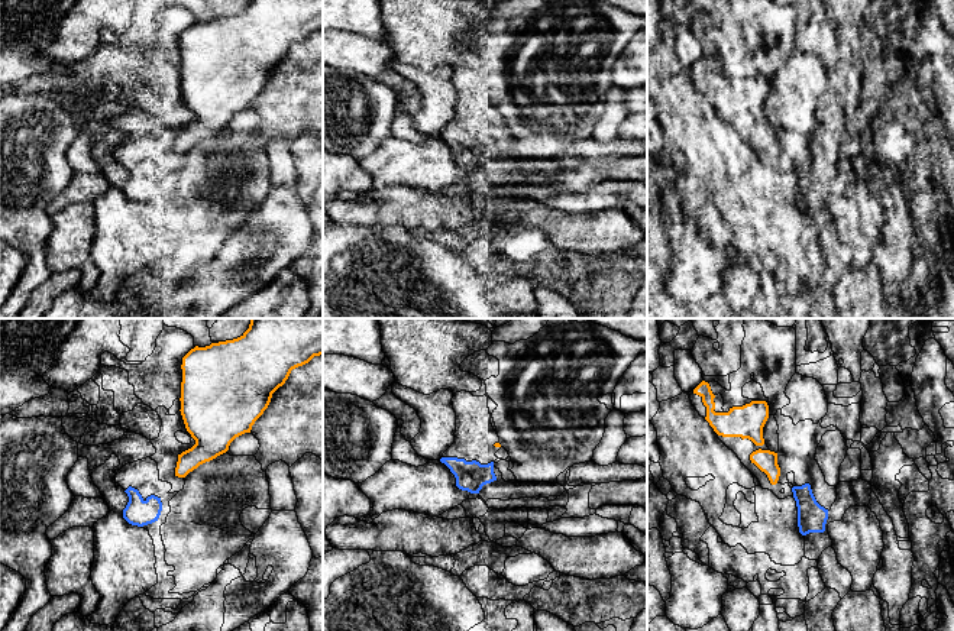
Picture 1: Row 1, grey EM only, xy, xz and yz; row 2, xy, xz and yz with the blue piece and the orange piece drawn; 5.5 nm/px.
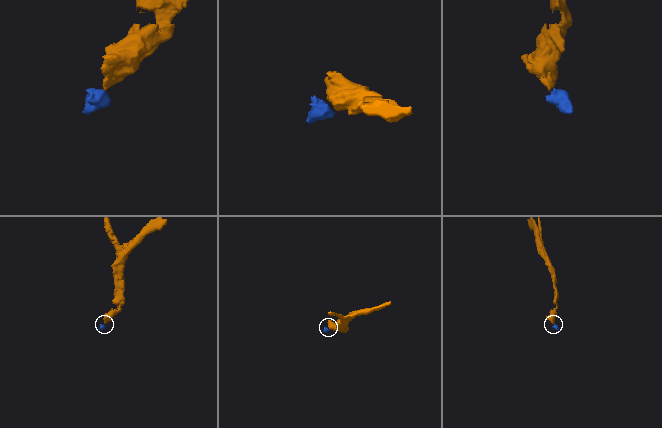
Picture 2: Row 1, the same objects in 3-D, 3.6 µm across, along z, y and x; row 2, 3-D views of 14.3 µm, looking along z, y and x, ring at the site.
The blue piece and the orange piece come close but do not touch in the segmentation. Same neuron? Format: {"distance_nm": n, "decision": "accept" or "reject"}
{"distance_nm": 90, "decision": "reject"}

